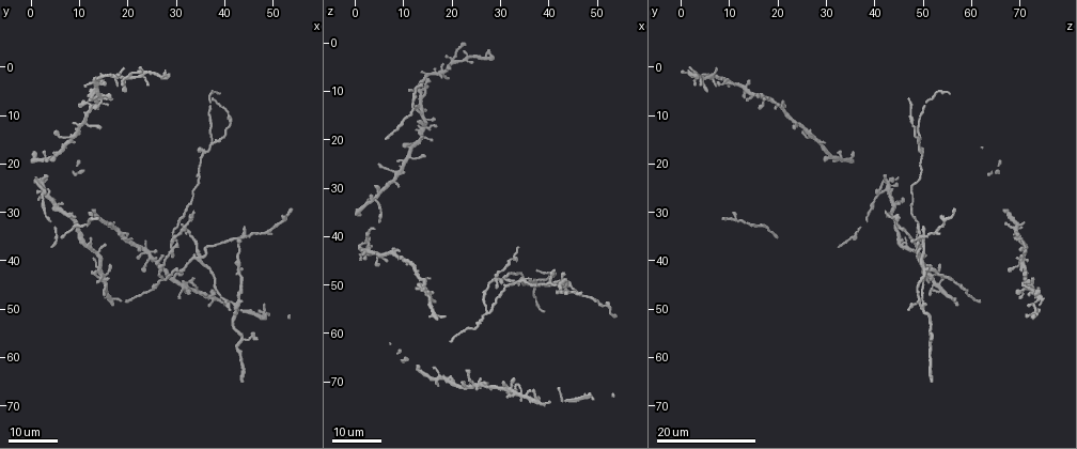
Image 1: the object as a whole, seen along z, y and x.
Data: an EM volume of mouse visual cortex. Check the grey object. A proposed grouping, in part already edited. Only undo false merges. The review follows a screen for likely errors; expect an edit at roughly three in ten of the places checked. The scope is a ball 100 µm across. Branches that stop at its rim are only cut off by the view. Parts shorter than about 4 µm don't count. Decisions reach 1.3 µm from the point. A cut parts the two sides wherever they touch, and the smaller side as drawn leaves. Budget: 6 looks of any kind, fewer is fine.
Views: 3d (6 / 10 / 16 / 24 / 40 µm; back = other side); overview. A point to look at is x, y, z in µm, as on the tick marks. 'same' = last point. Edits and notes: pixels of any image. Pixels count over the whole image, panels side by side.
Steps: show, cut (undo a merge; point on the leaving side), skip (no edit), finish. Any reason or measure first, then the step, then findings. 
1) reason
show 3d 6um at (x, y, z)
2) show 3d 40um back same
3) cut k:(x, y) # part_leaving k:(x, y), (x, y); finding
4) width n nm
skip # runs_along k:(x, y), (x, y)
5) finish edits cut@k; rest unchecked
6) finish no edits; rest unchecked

a fork
show 3d 16um at (37.5, 15.5, 48.5)

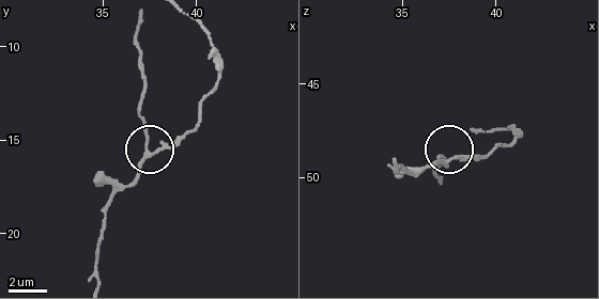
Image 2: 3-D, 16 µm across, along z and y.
zoom in
show 3d 10um at (37.4, 15.8, 49.0)

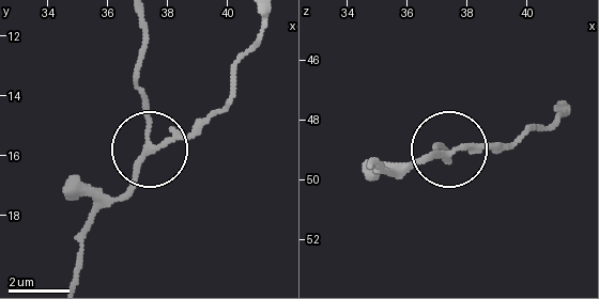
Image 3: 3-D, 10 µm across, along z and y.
skip # runs_along 3:(72, 281), (87, 220), (125, 189), (141, 159), (215, 115); continuous, no second neuron

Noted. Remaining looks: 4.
a fork
show 3d 24um at (27.5, 43.5, 56.0)

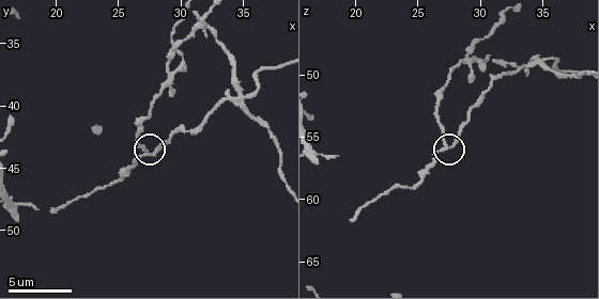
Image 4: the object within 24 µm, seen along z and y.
show 3d 6um at (27.2, 43.8, 55.6)

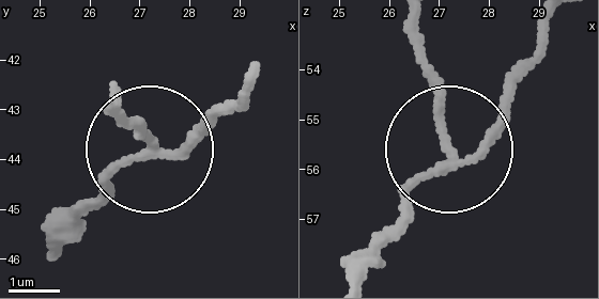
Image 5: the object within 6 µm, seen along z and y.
arms 3
skip # one neuron here

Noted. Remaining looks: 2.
four arms meet
show 3d 6um at (29.2, 37.4, 48.6)

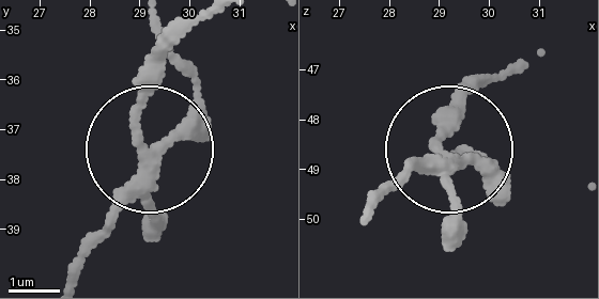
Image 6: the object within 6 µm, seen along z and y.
width 250 nm
cut 6:(152, 227) # part_leaving 6:(149, 169), (140, 84), (200, 20); two neurons meet here

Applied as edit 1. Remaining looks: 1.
finish edits cut@6; rest unchecked

